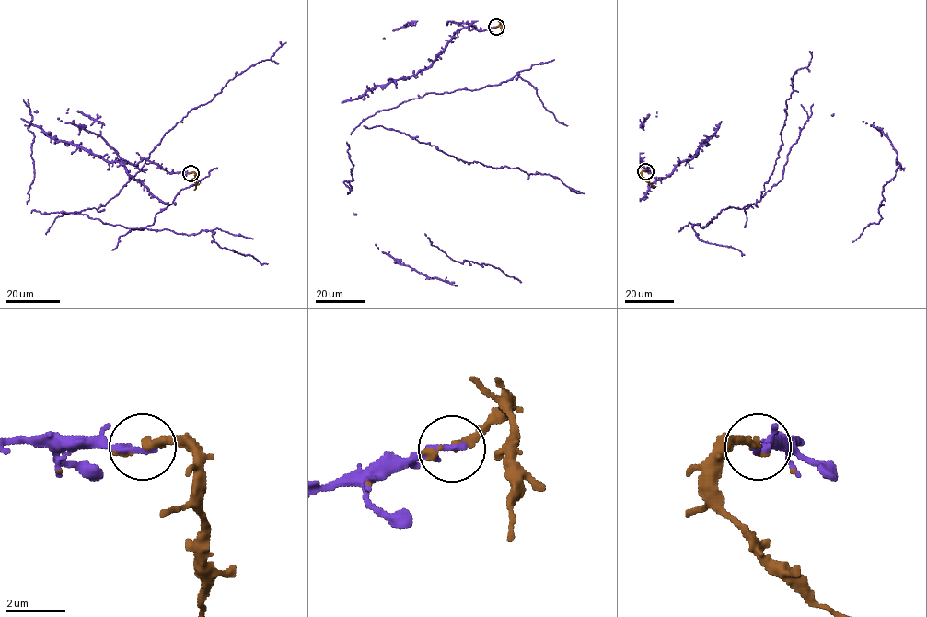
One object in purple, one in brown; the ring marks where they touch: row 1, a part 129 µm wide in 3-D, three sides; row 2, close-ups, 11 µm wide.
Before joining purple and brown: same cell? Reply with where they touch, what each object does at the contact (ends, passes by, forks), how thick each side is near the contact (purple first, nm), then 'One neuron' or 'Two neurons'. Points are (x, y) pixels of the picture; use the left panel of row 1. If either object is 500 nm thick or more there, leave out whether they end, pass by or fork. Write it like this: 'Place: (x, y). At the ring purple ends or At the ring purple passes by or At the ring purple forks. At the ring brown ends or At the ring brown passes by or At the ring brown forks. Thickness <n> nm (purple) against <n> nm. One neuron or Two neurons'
Place: (191, 173). At the ring purple ends. At the ring brown ends. Thickness 320 nm (purple) against 280 nm. One neuron

